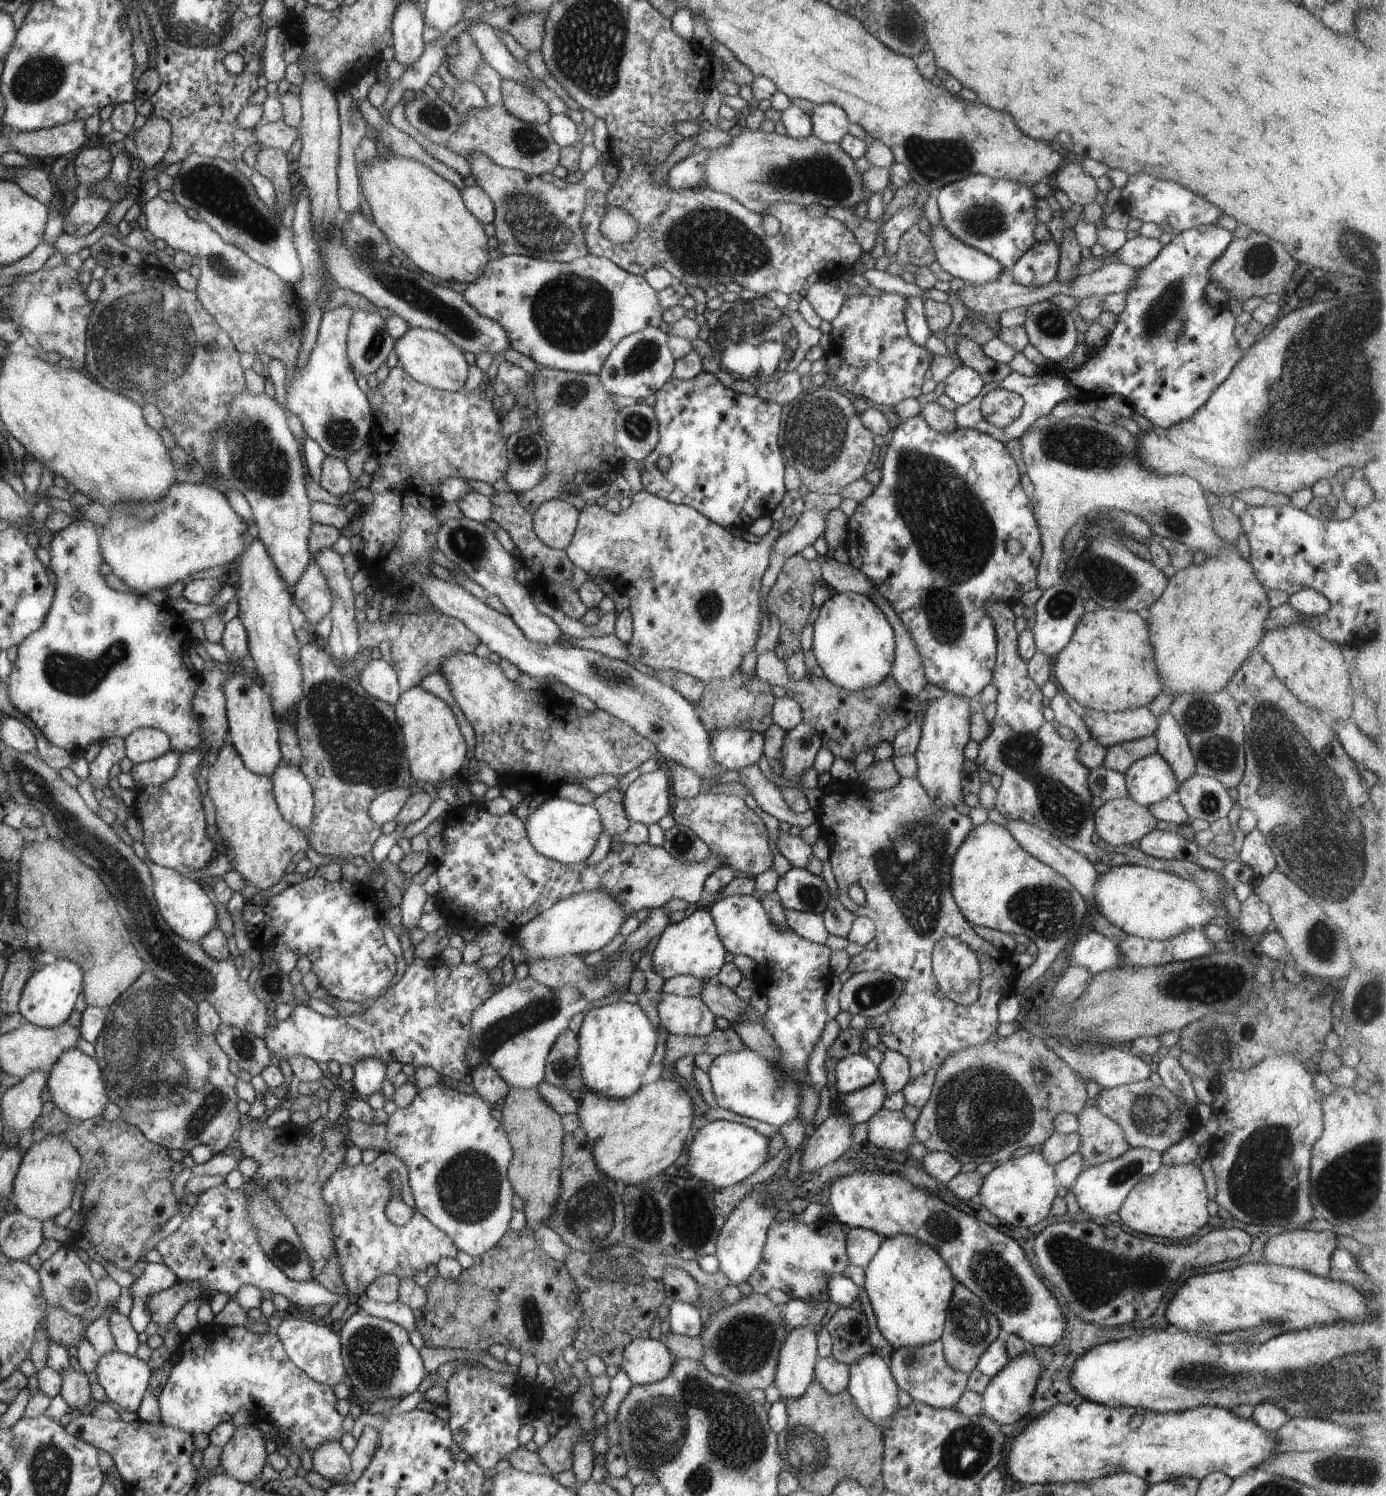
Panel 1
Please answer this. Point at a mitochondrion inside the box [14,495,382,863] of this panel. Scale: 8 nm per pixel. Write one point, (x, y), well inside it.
(74, 676)

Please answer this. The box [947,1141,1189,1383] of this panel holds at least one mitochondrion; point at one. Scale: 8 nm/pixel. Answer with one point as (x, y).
(1005, 1290)

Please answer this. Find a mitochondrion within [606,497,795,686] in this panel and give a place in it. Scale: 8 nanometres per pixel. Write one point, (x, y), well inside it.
(709, 605)

